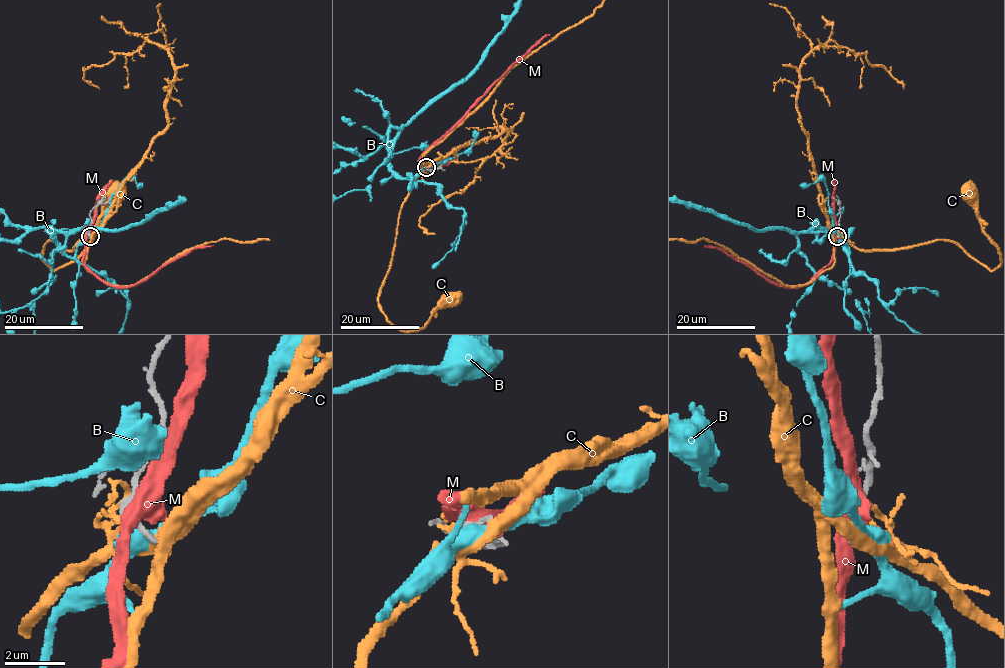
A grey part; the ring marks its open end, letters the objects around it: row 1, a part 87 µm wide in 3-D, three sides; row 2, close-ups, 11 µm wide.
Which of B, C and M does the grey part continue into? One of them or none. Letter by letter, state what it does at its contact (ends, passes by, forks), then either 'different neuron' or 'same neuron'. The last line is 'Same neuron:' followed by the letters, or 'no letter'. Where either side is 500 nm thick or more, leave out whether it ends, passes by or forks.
B: it passes by; different neuron
C: it passes by; different neuron
M: different neuron
Same neuron: no letter

